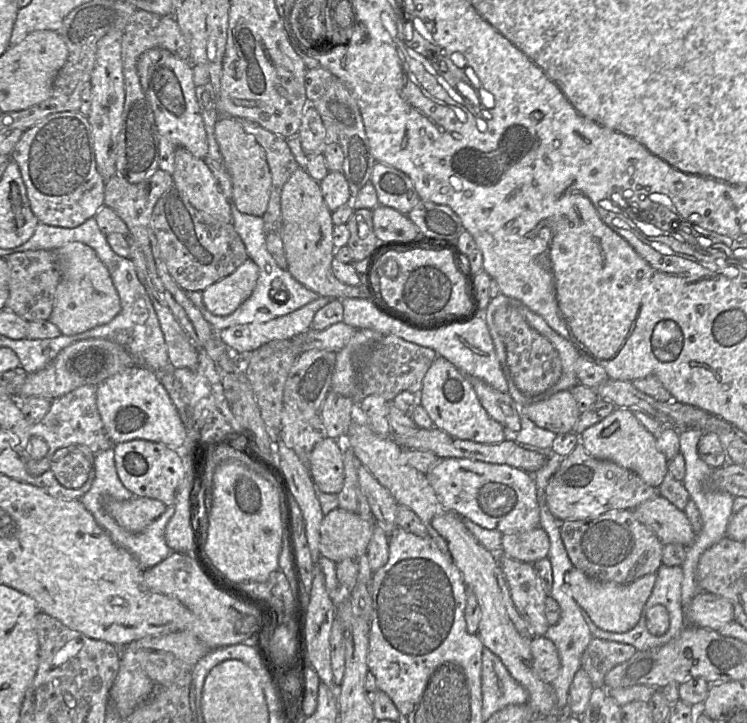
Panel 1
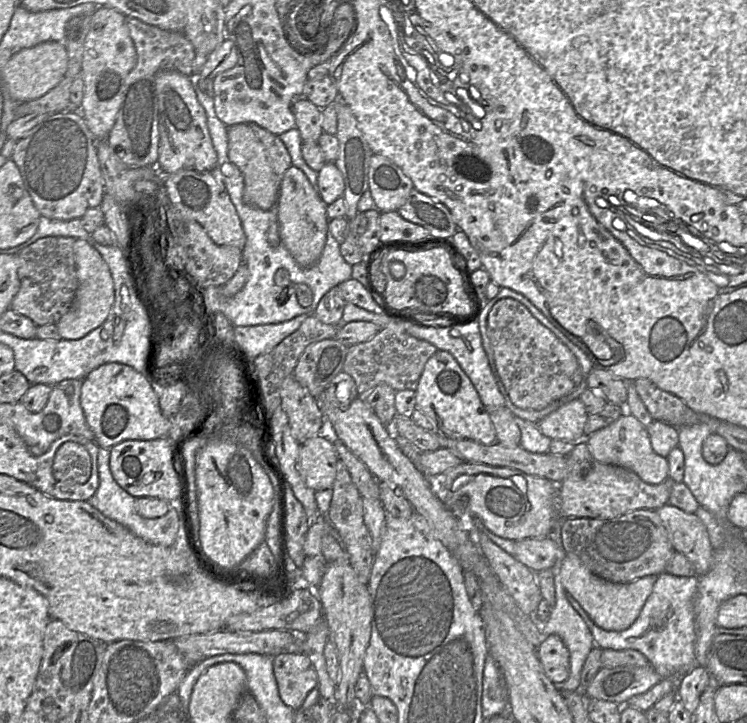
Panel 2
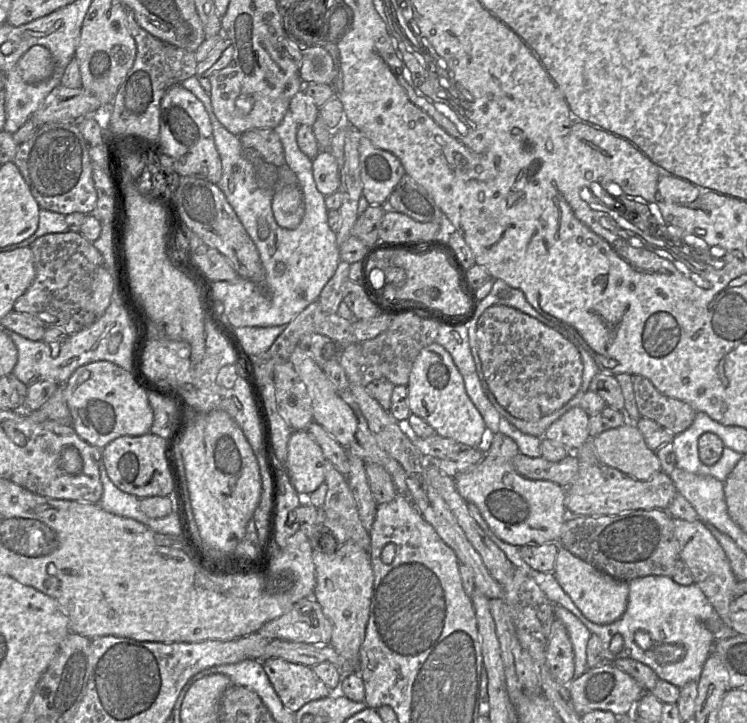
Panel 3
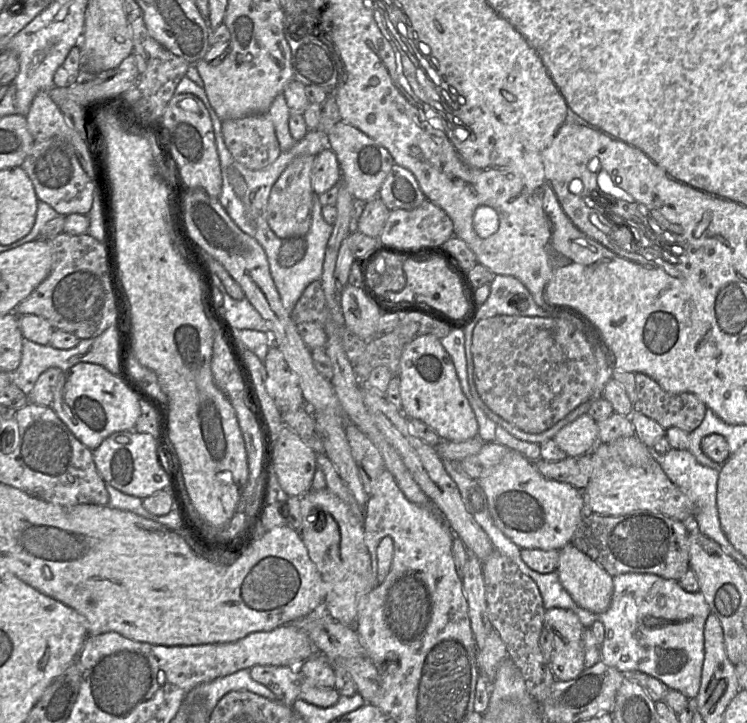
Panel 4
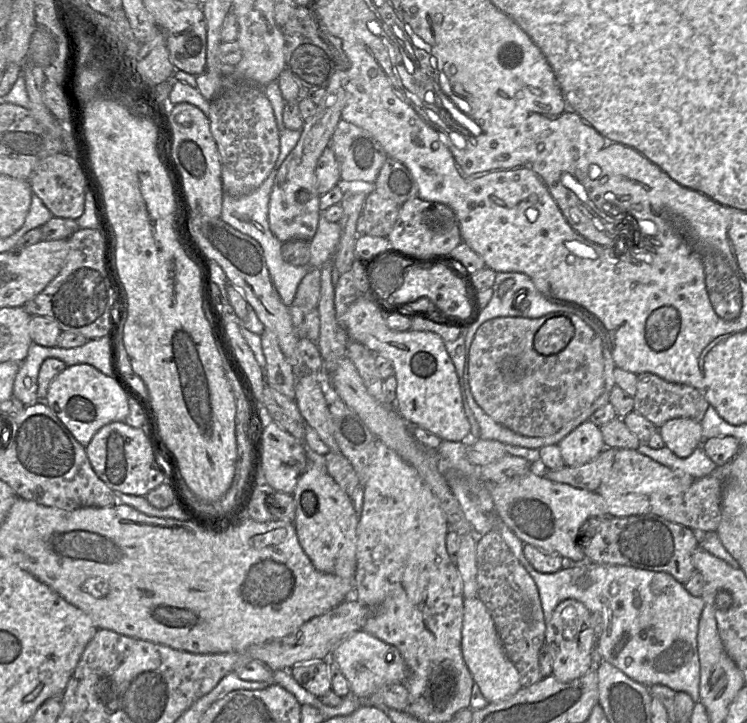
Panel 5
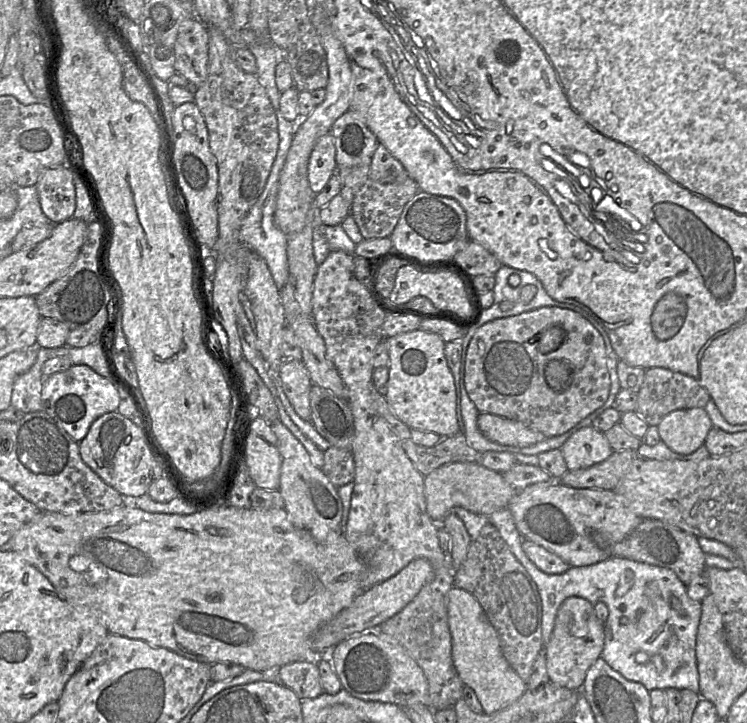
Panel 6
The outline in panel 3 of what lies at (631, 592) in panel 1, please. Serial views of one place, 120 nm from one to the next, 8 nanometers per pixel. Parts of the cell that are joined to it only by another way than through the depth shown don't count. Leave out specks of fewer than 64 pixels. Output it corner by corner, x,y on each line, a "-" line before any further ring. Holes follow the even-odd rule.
559,546
553,573
562,589
590,621
600,625
610,624
624,614
628,602
629,581
617,580
596,569
563,546

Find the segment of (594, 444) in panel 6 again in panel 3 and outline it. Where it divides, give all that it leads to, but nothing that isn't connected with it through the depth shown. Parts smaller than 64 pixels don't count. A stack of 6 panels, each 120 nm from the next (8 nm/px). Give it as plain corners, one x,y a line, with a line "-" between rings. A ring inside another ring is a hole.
580,406
573,407
554,421
543,437
565,446
570,451
575,451
591,439
589,418
590,416

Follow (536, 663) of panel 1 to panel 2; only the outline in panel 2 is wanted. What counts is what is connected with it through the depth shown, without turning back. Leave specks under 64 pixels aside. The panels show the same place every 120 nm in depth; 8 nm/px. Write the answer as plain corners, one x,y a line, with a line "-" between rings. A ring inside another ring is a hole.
558,635
544,636
537,648
537,655
545,675
552,683
562,684
568,678
570,655

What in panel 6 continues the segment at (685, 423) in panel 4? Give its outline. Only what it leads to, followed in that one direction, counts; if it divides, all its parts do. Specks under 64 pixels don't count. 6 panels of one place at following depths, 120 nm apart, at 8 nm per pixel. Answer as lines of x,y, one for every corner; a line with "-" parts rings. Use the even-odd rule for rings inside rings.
661,367
646,369
643,383
637,395
635,412
649,426
656,427
670,412
679,409
704,408
711,398
708,391
693,377

